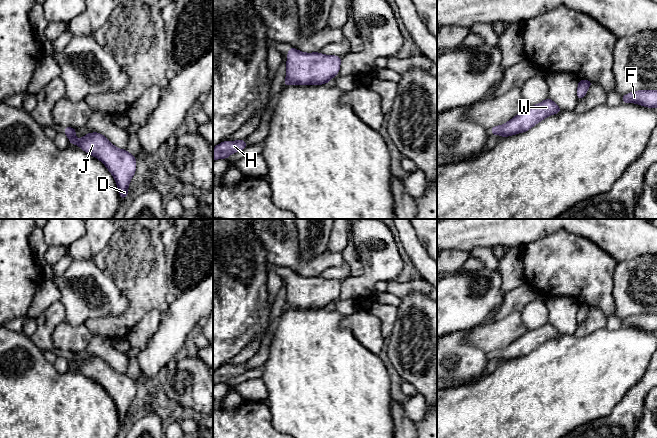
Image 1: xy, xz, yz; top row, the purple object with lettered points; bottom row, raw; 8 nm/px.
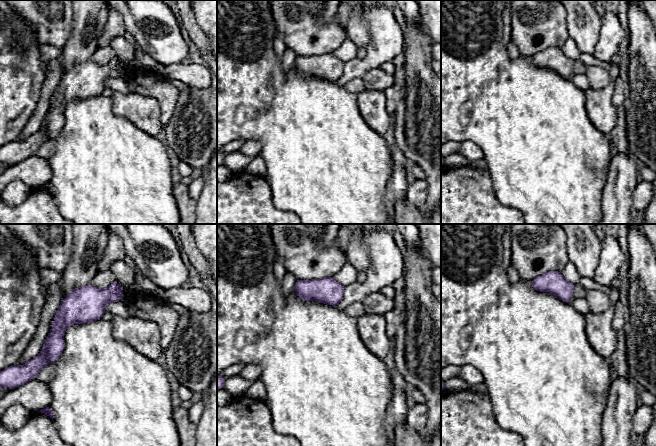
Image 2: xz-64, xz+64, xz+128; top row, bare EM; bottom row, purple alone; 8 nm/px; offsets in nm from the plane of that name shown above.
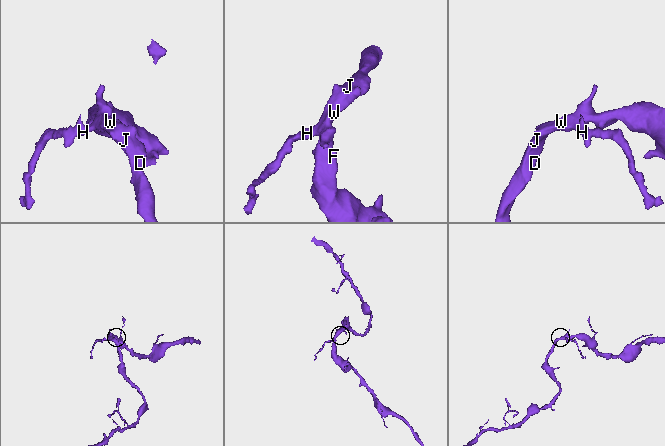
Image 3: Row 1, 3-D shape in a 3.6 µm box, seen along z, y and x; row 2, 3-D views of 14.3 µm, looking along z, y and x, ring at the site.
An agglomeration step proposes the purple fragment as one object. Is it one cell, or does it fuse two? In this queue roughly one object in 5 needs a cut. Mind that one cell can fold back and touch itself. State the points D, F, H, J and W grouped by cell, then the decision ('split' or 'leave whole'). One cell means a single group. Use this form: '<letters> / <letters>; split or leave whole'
D F H J W; leave whole

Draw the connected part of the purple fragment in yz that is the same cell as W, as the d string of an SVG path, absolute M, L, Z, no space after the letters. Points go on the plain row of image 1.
M547 322L534 330L529 330L505 348L492 351L491 358L501 359L505 362L518 357L523 357L546 341L558 338L560 335L561 332L550 322Z

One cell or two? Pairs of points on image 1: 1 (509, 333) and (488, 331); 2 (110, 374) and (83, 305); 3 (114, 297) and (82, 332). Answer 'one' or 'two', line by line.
1: one
2: two
3: two

